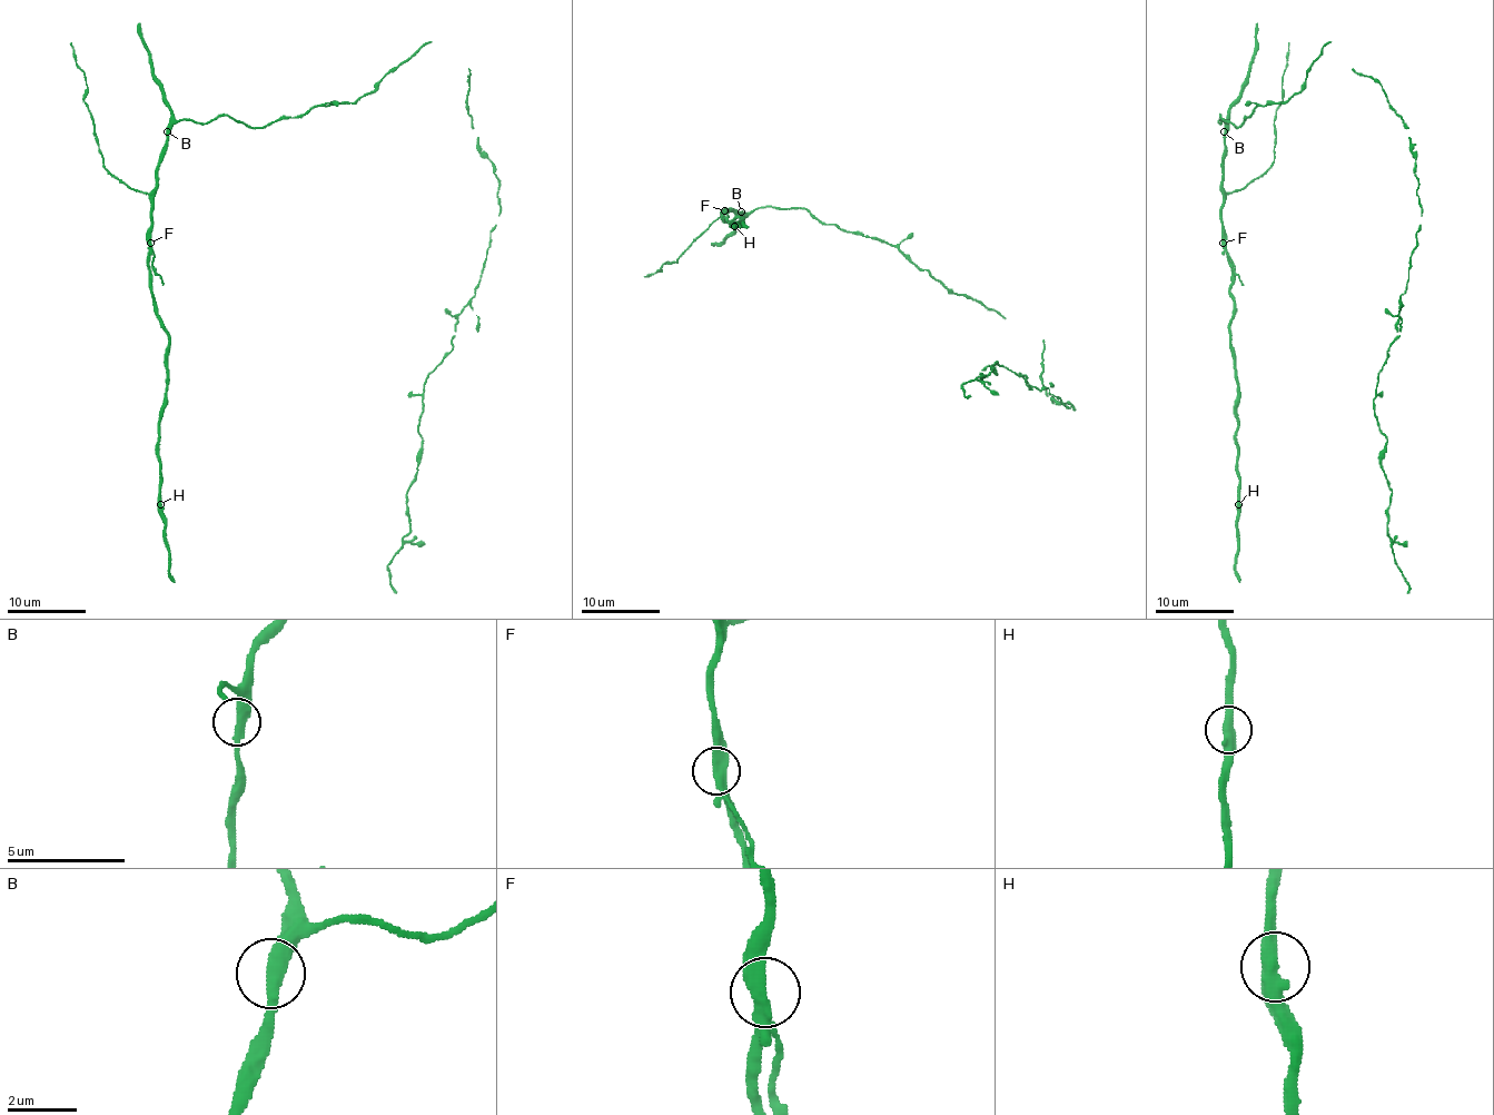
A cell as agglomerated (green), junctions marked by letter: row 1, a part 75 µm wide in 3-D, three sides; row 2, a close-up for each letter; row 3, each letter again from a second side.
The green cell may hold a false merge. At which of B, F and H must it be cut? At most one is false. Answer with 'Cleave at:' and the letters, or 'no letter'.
Cleave at: F

